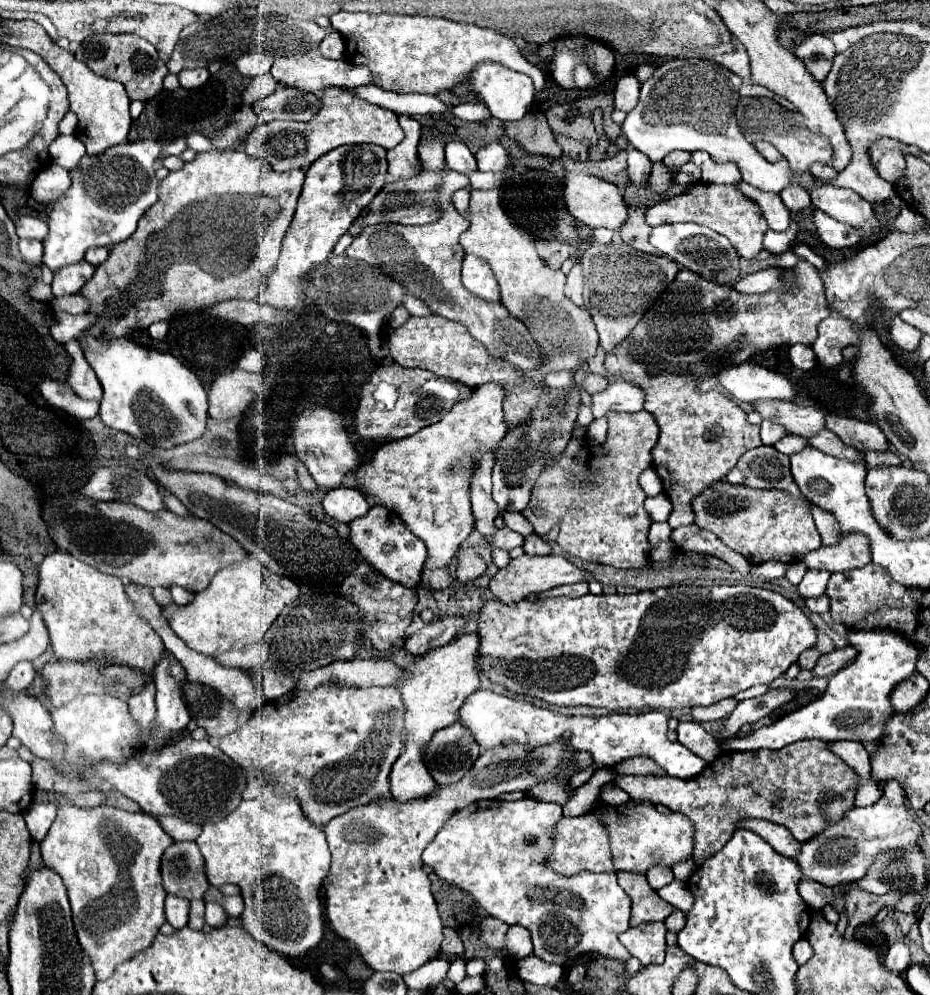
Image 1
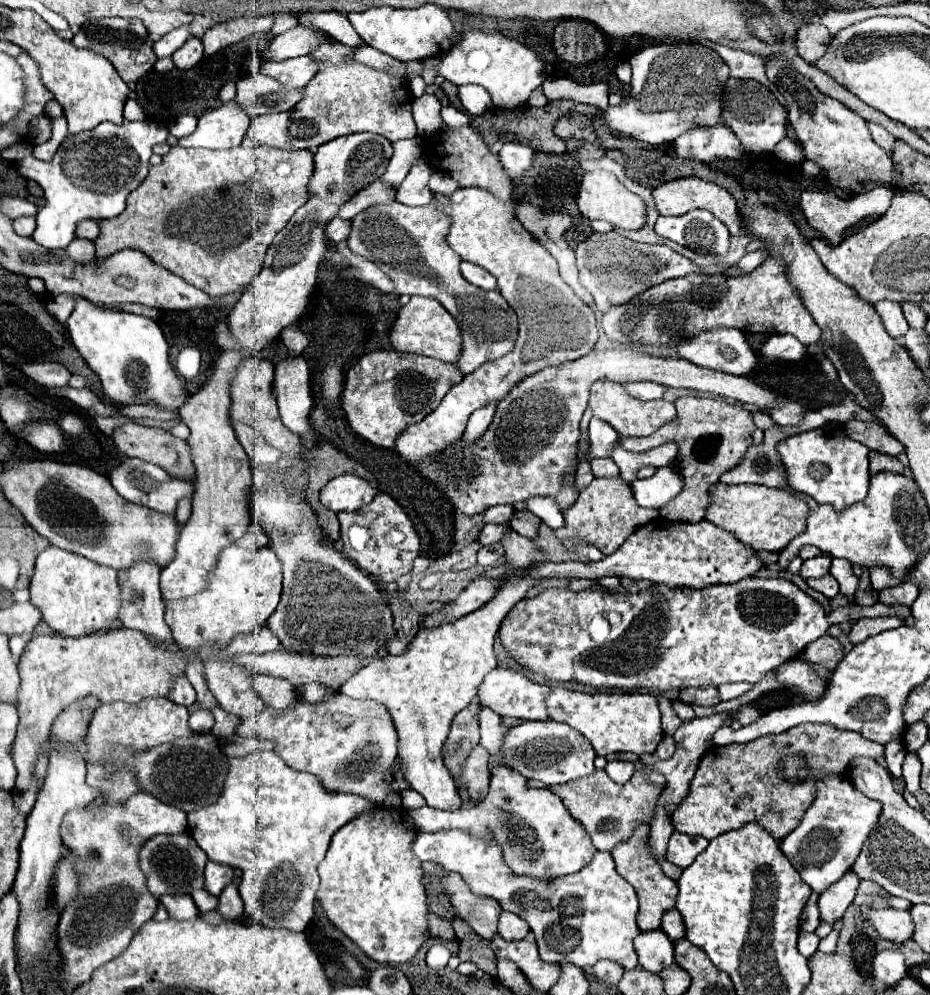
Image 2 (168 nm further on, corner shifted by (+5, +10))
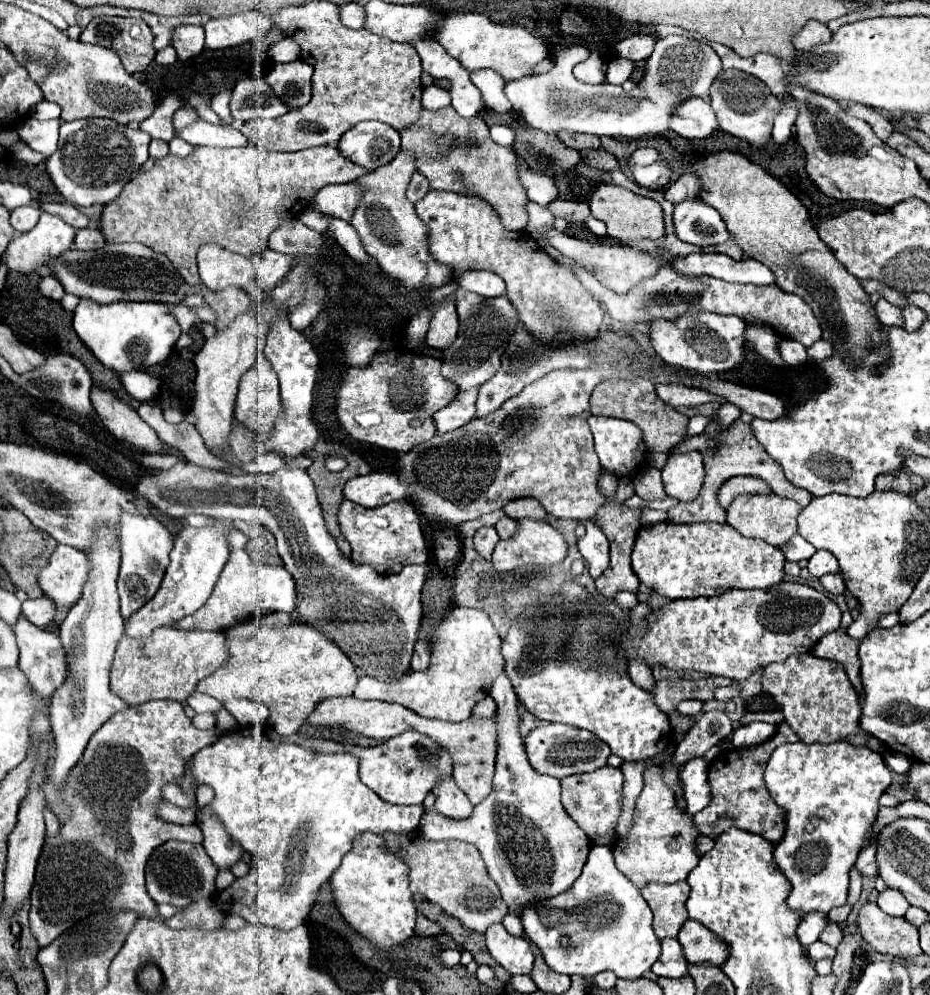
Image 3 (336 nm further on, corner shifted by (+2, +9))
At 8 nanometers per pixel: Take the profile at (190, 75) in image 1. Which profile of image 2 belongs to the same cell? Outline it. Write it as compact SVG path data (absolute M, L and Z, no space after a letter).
M190 38L180 50L174 52L172 60L178 70L190 70L192 66L196 66L196 62L200 62L202 56L204 56L202 42L198 38Z

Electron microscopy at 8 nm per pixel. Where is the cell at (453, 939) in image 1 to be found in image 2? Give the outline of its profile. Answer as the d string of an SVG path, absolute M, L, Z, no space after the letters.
M428 914L428 922L430 922L430 934L432 934L432 936L442 938L442 940L456 940L450 920L440 918L440 916L436 916L436 914Z

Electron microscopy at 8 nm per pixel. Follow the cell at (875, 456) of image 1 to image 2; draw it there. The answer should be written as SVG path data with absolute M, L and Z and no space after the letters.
M870 452L870 472L882 472L882 470L890 470L890 472L904 472L904 466L898 458L892 458L888 454L880 454L880 452Z

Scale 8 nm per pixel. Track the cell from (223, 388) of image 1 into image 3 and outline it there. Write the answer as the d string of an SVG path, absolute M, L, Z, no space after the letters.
M259 355L253 367L241 377L235 419L245 423L259 435L267 435L269 431L273 431L279 413L281 399L277 375L265 355Z

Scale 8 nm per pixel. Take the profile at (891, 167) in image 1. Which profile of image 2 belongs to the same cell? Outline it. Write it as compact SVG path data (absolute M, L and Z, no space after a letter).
M870 124L870 132L872 132L874 142L890 154L892 152L892 146L896 144L896 138L888 130L884 130L882 126L878 126L878 124Z

